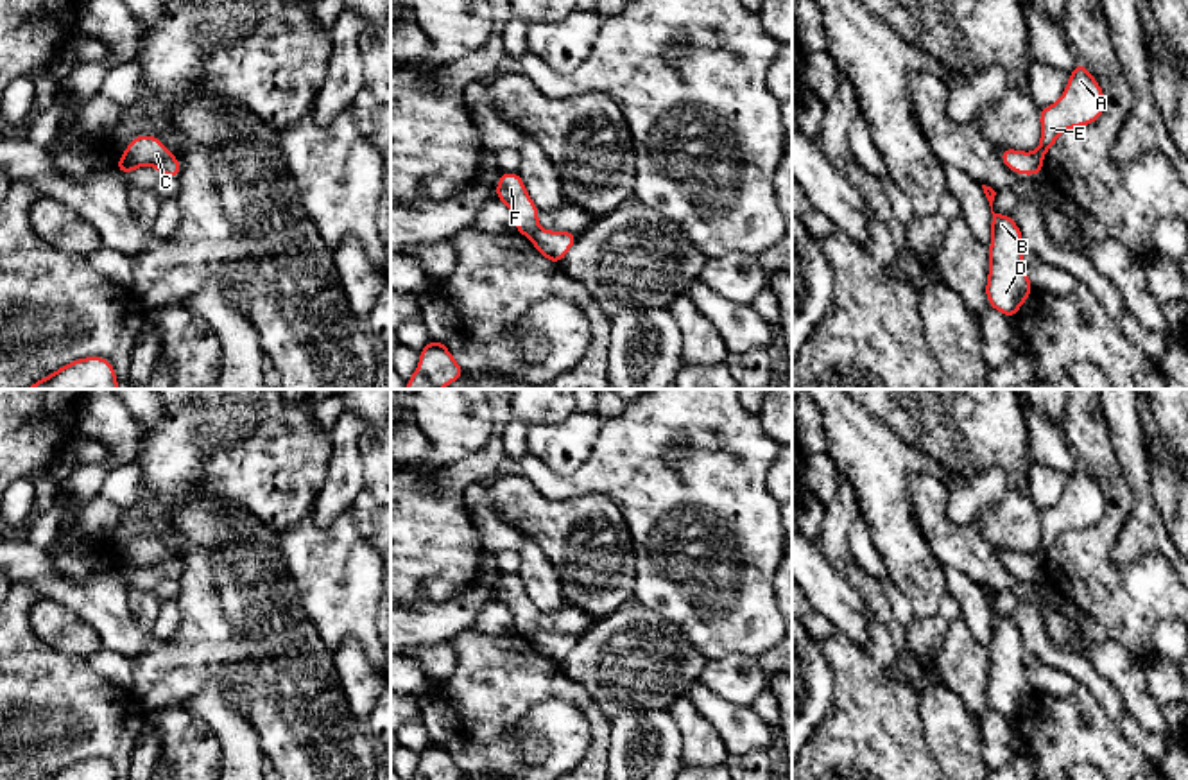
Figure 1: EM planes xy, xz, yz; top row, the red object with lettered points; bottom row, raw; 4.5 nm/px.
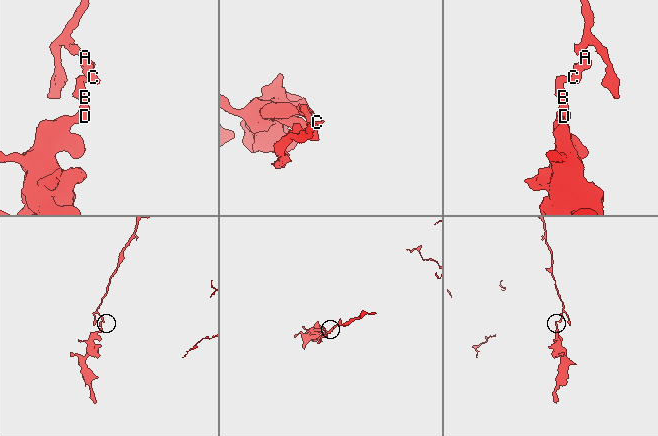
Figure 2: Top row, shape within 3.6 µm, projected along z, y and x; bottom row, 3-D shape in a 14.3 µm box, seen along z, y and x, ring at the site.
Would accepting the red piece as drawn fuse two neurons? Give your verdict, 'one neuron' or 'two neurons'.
two neurons

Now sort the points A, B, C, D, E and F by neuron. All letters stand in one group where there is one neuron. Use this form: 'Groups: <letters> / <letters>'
Groups: A C E / B D F

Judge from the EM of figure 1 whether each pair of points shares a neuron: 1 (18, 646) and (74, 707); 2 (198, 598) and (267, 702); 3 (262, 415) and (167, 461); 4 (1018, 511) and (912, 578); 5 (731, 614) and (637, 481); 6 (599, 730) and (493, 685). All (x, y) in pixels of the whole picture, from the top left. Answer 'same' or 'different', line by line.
1: same
2: same
3: same
4: different
5: same
6: same

